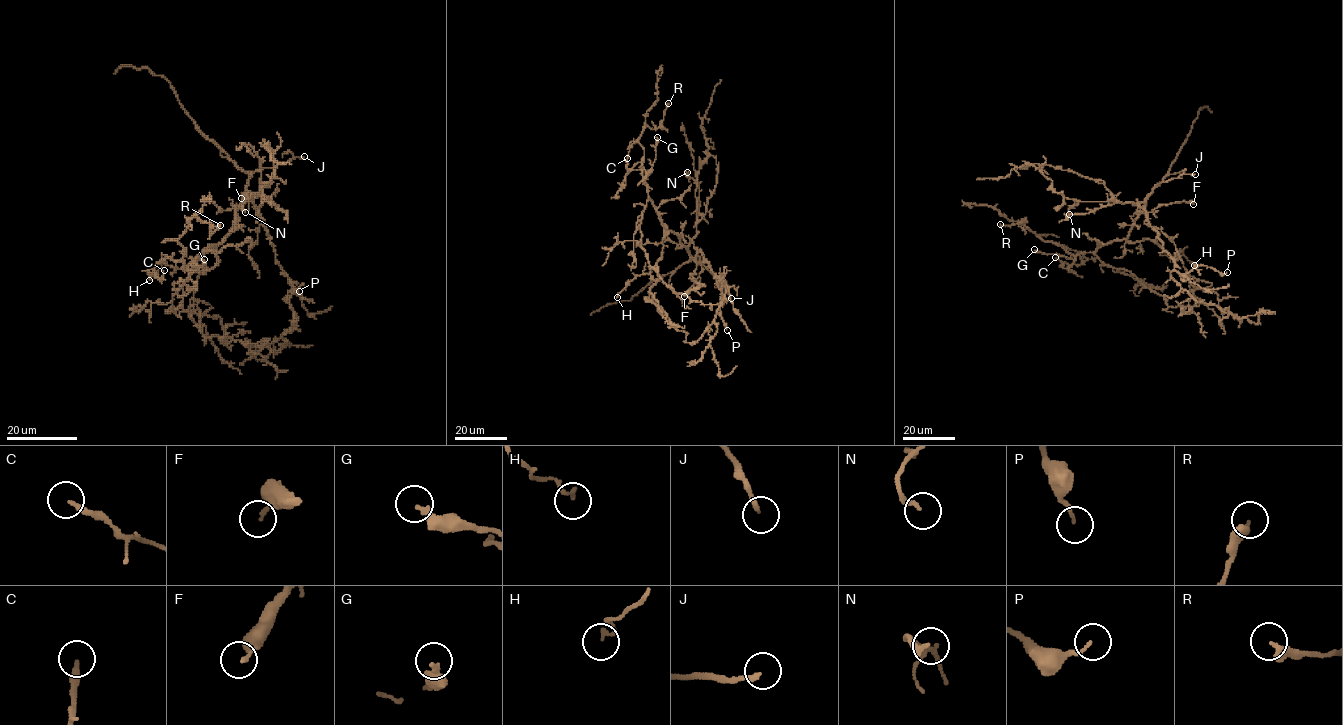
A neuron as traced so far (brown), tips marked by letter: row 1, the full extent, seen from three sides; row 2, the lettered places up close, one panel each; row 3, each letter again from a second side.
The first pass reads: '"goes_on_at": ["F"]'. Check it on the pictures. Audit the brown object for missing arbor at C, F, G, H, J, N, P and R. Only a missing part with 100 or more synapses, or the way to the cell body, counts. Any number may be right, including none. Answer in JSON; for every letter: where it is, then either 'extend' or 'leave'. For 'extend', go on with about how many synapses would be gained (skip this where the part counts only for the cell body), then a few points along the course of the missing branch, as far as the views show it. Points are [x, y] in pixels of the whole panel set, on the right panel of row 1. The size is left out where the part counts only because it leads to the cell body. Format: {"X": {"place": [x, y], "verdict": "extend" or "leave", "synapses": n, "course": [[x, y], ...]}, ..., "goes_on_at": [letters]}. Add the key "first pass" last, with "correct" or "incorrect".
{"C": {"place": [1055, 257], "verdict": "leave"}, "F": {"place": [1193, 204], "verdict": "leave"}, "G": {"place": [1034, 249], "verdict": "leave"}, "H": {"place": [1194, 265], "verdict": "leave"}, "J": {"place": [1195, 174], "verdict": "extend"}, "N": {"place": [1069, 214], "verdict": "leave"}, "P": {"place": [1227, 272], "verdict": "leave"}, "R": {"place": [1000, 224], "verdict": "leave"}, "goes_on_at": ["J"], "first pass": "incorrect"}

